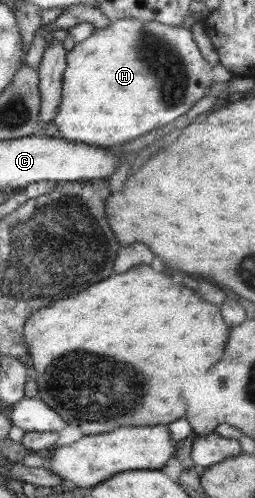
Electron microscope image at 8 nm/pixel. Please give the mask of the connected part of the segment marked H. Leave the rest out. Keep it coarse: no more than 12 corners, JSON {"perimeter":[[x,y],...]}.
{"perimeter":[[113,19],[67,52],[51,131],[117,148],[232,77],[189,29]]}

